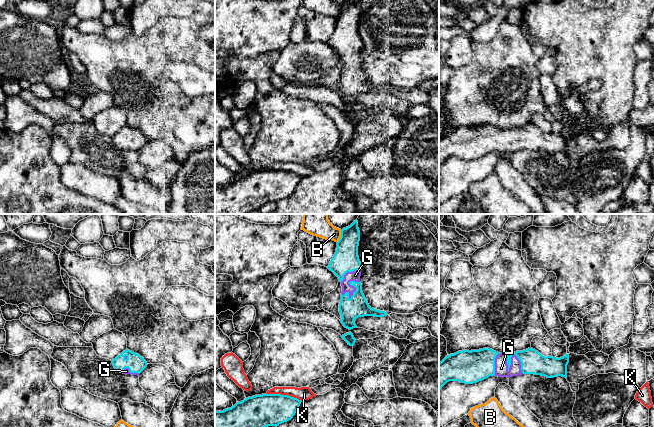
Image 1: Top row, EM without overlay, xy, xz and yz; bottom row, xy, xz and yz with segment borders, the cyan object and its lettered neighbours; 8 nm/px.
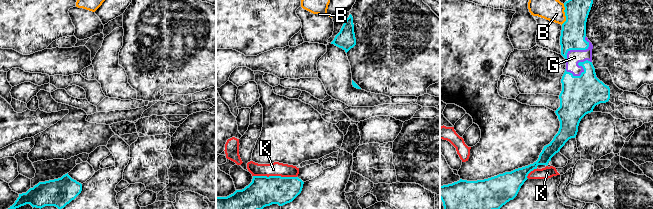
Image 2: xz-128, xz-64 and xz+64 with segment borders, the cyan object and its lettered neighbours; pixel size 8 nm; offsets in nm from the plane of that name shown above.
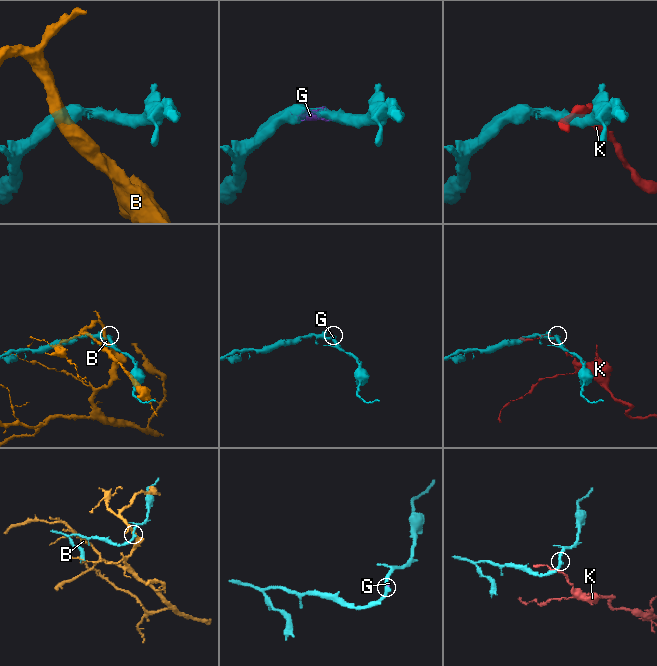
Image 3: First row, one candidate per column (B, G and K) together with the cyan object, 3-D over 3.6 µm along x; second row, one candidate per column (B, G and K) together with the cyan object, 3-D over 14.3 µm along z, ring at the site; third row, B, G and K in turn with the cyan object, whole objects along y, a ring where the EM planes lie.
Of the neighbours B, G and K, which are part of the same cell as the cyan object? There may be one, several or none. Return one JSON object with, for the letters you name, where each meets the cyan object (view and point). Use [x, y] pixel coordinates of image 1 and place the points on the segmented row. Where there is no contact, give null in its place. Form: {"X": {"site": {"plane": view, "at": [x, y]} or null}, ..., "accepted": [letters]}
{"G": {"site": {"plane": "yz", "at": [512, 355]}}, "accepted": ["G"]}

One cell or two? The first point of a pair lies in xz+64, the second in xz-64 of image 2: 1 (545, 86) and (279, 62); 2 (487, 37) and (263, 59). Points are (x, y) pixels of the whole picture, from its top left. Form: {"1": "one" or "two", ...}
{"1": "one", "2": "two"}

